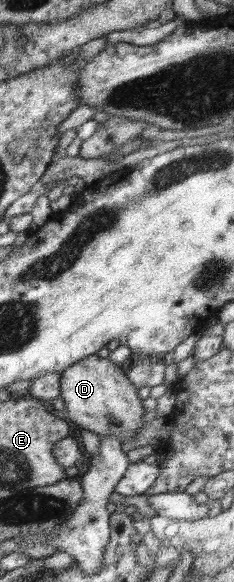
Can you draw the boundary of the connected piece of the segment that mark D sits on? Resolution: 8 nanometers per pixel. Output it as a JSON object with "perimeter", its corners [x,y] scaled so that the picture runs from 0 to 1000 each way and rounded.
{"perimeter":[[[415,610],[376,612],[350,620],[325,622],[321,625],[308,625],[308,629],[291,629],[291,634],[274,636],[261,641],[252,660],[261,675],[256,680],[265,682],[265,687],[274,687],[274,692],[282,692],[282,706],[291,706],[291,718],[342,735],[397,742],[427,753],[466,753],[470,749],[483,749],[483,753],[513,754],[513,759],[530,759],[573,756],[573,749],[585,746],[590,737],[598,741],[598,737],[615,734],[615,730],[607,729],[607,722],[624,706],[615,703],[615,698],[607,696],[607,687],[594,684],[585,674],[594,668],[581,663],[568,663],[564,656],[556,656],[556,653],[538,648],[538,639],[530,639],[526,629],[500,629],[496,625],[479,625],[462,617],[423,615]]]}

